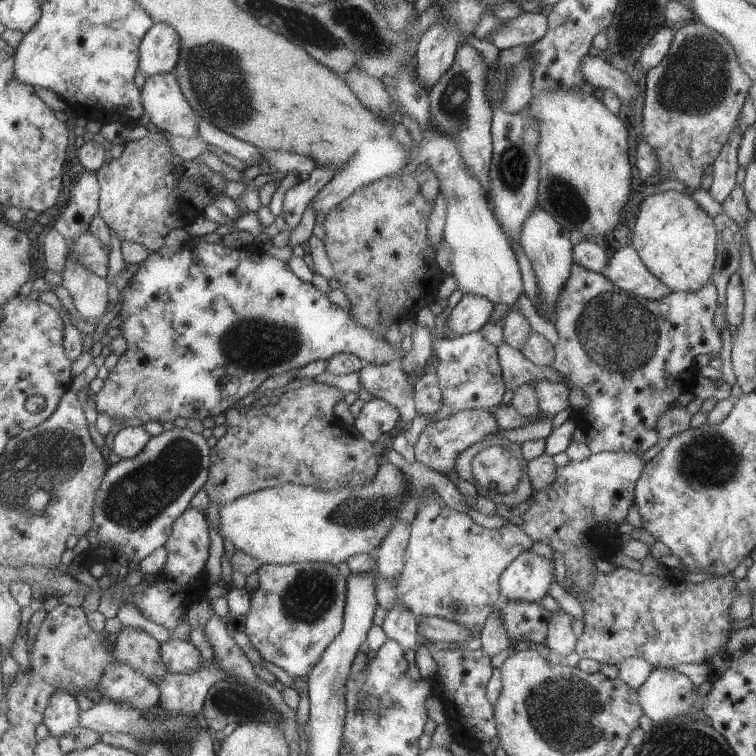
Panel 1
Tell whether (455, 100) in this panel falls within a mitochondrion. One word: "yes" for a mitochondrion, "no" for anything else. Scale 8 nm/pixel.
yes

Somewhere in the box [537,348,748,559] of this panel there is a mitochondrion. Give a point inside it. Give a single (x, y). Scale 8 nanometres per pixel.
(710, 460)

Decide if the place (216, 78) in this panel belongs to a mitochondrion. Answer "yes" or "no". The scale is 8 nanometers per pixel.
yes

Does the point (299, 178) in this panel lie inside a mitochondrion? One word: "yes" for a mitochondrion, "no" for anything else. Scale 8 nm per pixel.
no

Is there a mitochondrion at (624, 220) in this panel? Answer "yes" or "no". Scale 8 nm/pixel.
no

